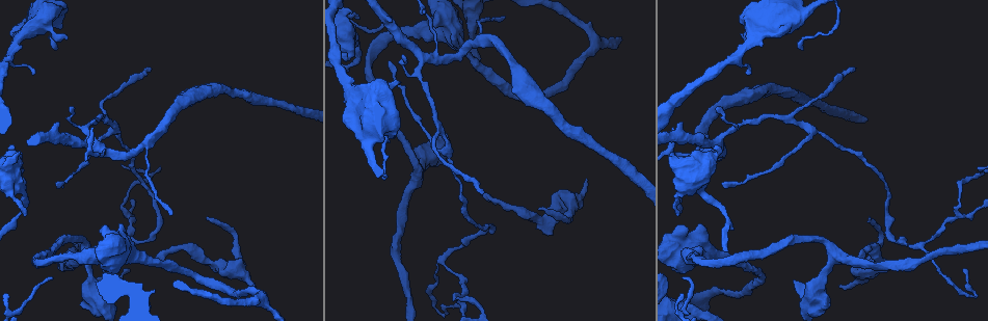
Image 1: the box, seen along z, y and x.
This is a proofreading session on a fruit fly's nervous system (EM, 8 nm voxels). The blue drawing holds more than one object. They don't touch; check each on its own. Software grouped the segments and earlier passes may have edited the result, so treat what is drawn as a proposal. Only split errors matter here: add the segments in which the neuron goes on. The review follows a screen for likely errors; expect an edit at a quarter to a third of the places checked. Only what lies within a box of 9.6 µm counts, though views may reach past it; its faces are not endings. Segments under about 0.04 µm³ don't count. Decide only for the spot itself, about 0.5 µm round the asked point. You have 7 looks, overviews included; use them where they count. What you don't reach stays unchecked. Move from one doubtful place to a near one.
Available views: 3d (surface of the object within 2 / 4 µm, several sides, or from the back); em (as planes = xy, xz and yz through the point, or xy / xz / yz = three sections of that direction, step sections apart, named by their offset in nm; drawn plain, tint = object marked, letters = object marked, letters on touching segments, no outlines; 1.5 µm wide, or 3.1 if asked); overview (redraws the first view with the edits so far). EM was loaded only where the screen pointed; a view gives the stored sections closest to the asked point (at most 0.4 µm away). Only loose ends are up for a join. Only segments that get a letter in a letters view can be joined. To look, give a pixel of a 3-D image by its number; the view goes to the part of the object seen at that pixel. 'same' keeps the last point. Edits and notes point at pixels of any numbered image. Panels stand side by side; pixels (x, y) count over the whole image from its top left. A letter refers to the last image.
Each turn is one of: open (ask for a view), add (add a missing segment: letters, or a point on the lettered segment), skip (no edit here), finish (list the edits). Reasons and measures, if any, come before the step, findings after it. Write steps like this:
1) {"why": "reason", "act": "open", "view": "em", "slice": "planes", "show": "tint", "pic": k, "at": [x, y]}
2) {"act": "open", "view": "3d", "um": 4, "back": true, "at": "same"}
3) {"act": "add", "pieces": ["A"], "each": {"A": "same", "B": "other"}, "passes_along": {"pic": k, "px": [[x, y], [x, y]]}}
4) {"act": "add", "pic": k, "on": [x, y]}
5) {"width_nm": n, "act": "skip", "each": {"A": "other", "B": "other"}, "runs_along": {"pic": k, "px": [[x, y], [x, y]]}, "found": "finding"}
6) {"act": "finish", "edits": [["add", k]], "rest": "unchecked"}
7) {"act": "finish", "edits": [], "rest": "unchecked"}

{"why": "stops while still wide", "act": "open", "view": "em", "slice": "xz", "step": 8, "show": "letters", "pic": 1, "at": [795, 282]}

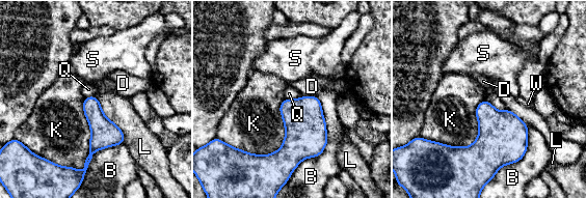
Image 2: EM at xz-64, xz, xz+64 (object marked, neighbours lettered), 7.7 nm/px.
{"act": "skip", "each": {"B": "other", "D": "other", "K": "other", "L": "other", "Q": "other", "S": "other", "W": "other"}, "border": {"pic": 2, "px": [[95, 95], [124, 142]]}, "found": "no lettered segment goes on from it"}

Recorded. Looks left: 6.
{"why": "branch stops here", "act": "open", "view": "em", "slice": "yz", "step": 8, "show": "letters", "pic": 1, "at": [678, 215]}

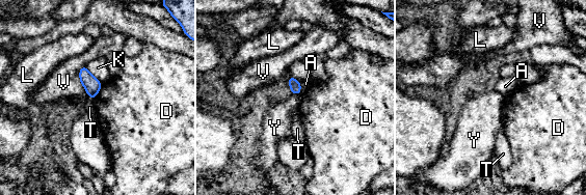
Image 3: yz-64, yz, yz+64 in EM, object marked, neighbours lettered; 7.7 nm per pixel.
{"act": "open", "view": "em", "slice": "planes", "show": "letters", "at": "same"}

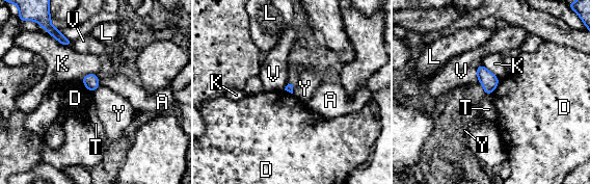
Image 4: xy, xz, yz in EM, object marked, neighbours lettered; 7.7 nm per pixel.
{"act": "skip", "each": {"A": "other", "D": "other", "K": "other", "L": "other", "T": "other", "V": "other", "Y": "other"}, "border": {"pic": 4, "px": [[500, 79], [491, 94]]}, "found": "none of them fits"}

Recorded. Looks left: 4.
{"why": "tapers out", "act": "open", "view": "3d", "um": 2, "back": true, "pic": 1, "at": [505, 17]}

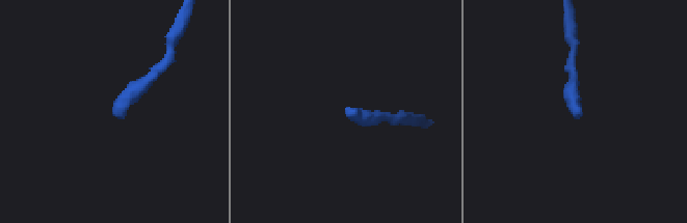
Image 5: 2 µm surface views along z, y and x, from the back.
{"act": "open", "view": "em", "slice": "planes", "show": "plain", "pic": 5, "at": [348, 110]}

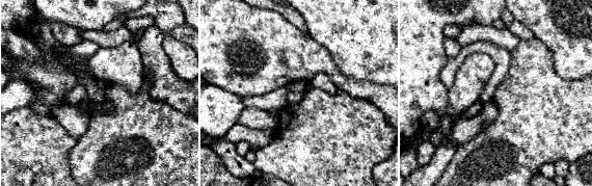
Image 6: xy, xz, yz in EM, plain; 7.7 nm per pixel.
{"act": "open", "view": "em", "slice": "planes", "show": "letters", "at": "same"}

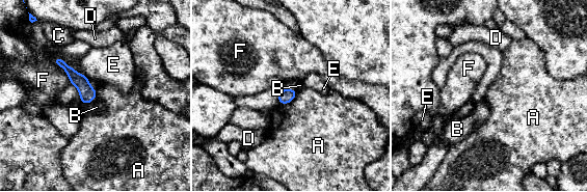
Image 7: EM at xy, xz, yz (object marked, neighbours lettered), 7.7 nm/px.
{"act": "skip", "each": {"A": "other", "B": "other", "C": "other", "D": "other", "E": "other", "F": "other"}, "border": {"pic": 7, "px": [[297, 91], [291, 101], [278, 104]]}, "found": "no lettered segment goes on from it"}

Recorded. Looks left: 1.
{"act": "finish", "edits": [], "rest": "unchecked"}

